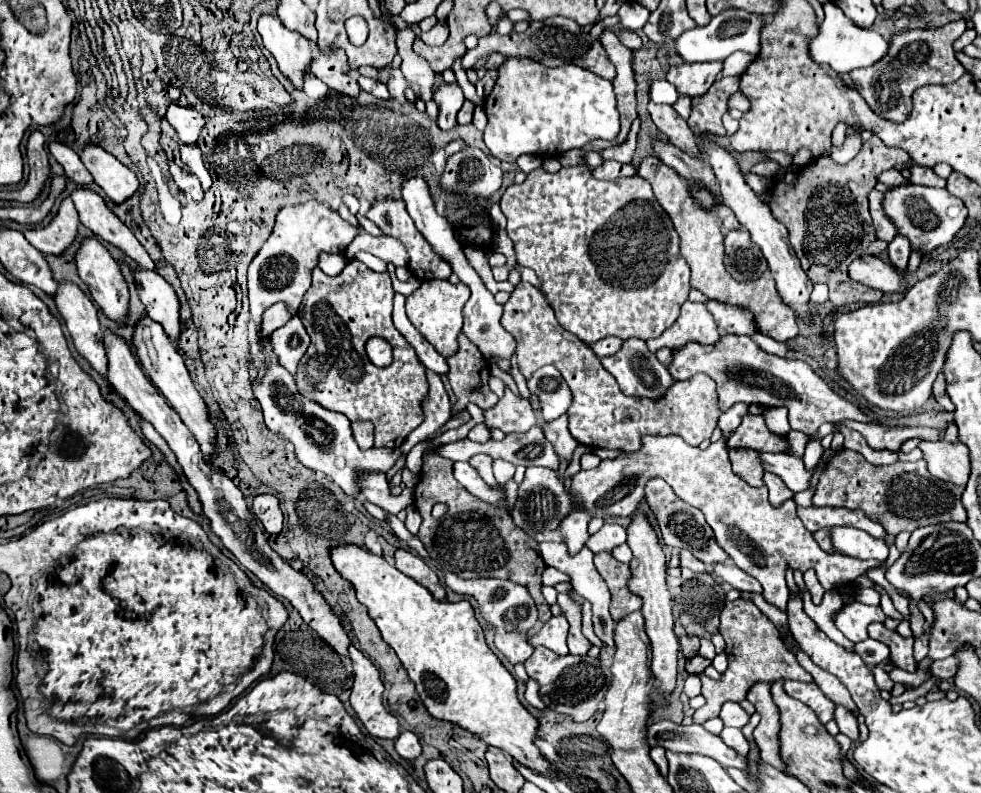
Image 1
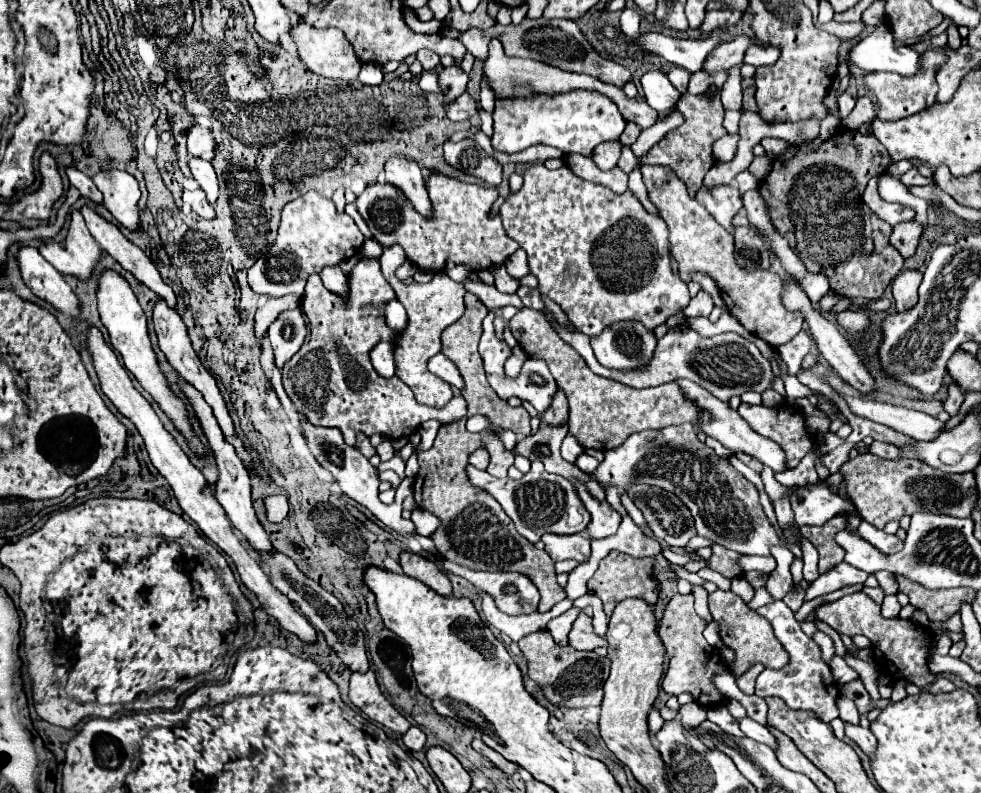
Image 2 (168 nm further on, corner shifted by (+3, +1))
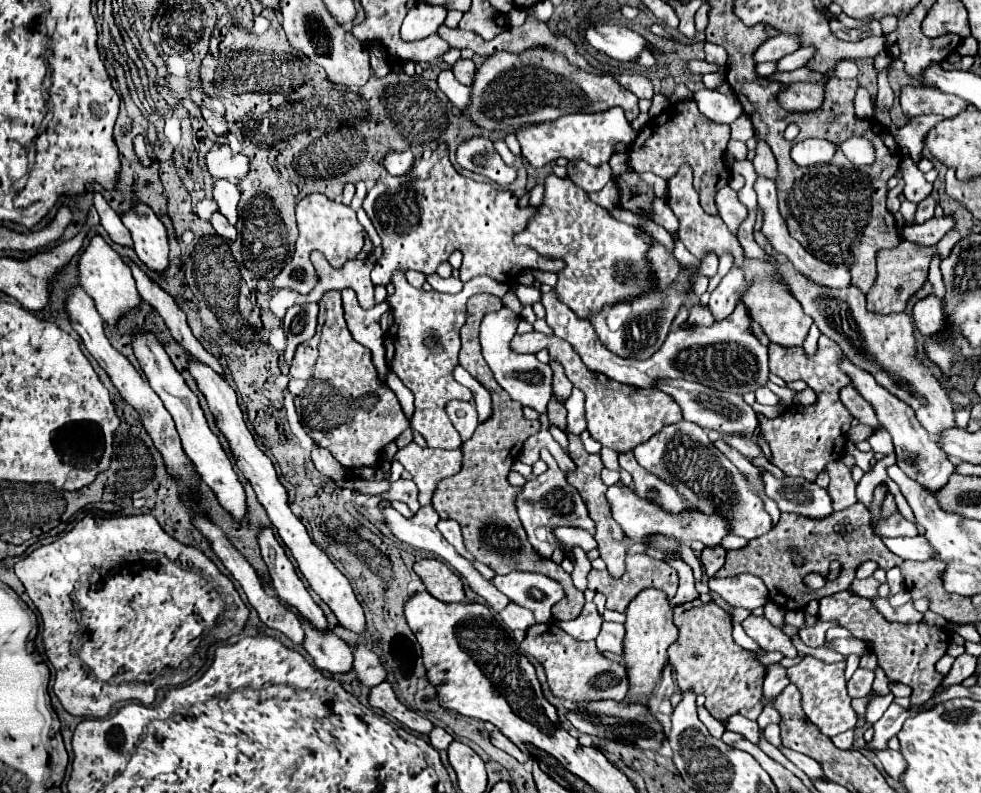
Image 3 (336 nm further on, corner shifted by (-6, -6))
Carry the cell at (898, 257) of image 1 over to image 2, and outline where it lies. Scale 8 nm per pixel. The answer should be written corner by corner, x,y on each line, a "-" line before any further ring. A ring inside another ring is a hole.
910,220
910,222
900,222
892,228
892,238
890,238
890,244
904,256
904,258
910,258
916,248
918,248
918,242
920,242
920,236
924,232
924,226
916,220

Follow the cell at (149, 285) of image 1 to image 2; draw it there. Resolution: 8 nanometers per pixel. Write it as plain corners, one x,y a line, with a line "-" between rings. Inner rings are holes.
158,300
158,304
154,306
152,322
154,322
156,334
158,334
160,350
166,354
168,362
172,364
172,368
180,374
180,378
182,378
186,384
194,386
194,388
202,394
202,398
210,404
212,414
214,414
214,418
216,418
218,426
220,426
220,430
222,430
222,434
224,434
224,440
226,440
228,444
232,444
232,446
234,446
234,450
236,450
238,458
242,460
244,468
246,468
248,472
254,472
254,460
252,460
250,452
244,448
244,442
238,438
238,434
236,434
236,430
234,430
234,422
232,422
232,418
230,418
230,414
228,414
228,408
226,408
226,402
224,402
224,398
222,398
222,394
220,394
220,388
218,388
218,384
216,384
216,378
210,374
210,370
208,370
208,368
204,368
204,364
200,362
198,354
194,352
192,342
190,342
190,338
188,338
188,332
186,332
186,326
184,326
184,322
182,322
180,314
172,312
172,310
164,304
164,300

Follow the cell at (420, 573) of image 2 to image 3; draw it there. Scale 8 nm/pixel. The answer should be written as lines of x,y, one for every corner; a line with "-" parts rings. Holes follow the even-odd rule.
419,559
413,571
421,577
425,589
445,603
461,603
465,599
461,579
449,571
449,567
437,559

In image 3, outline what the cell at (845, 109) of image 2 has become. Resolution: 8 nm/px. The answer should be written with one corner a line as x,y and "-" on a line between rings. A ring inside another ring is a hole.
859,87
857,89
857,95
855,95
855,113
861,117
861,119
871,119
873,117
873,101
871,101
871,95
863,89
863,87

